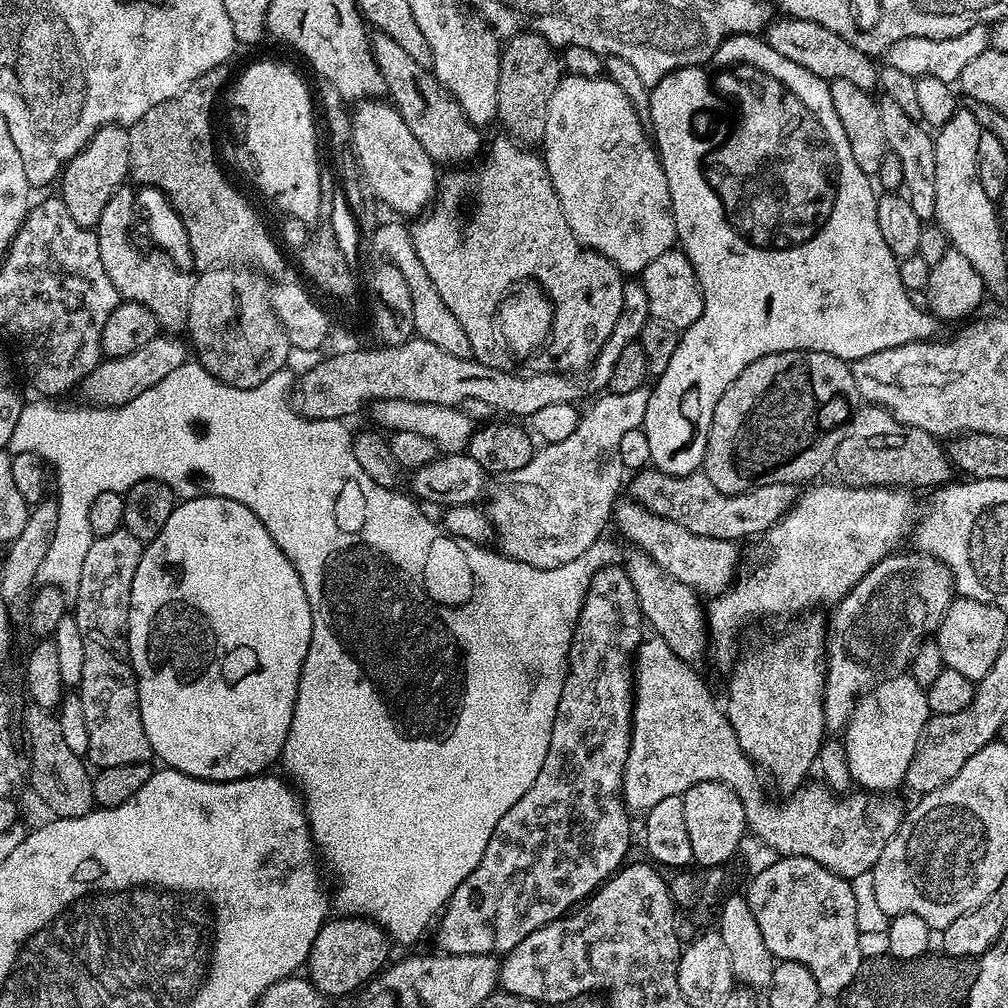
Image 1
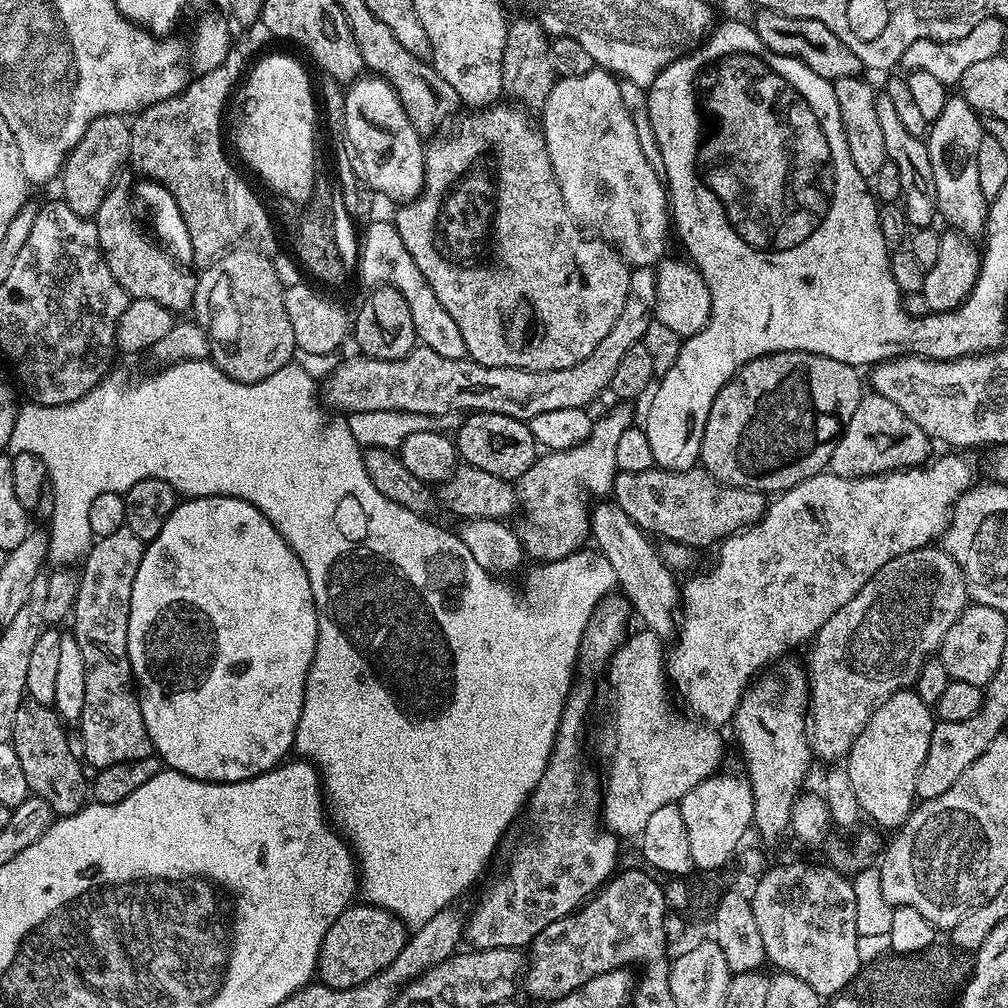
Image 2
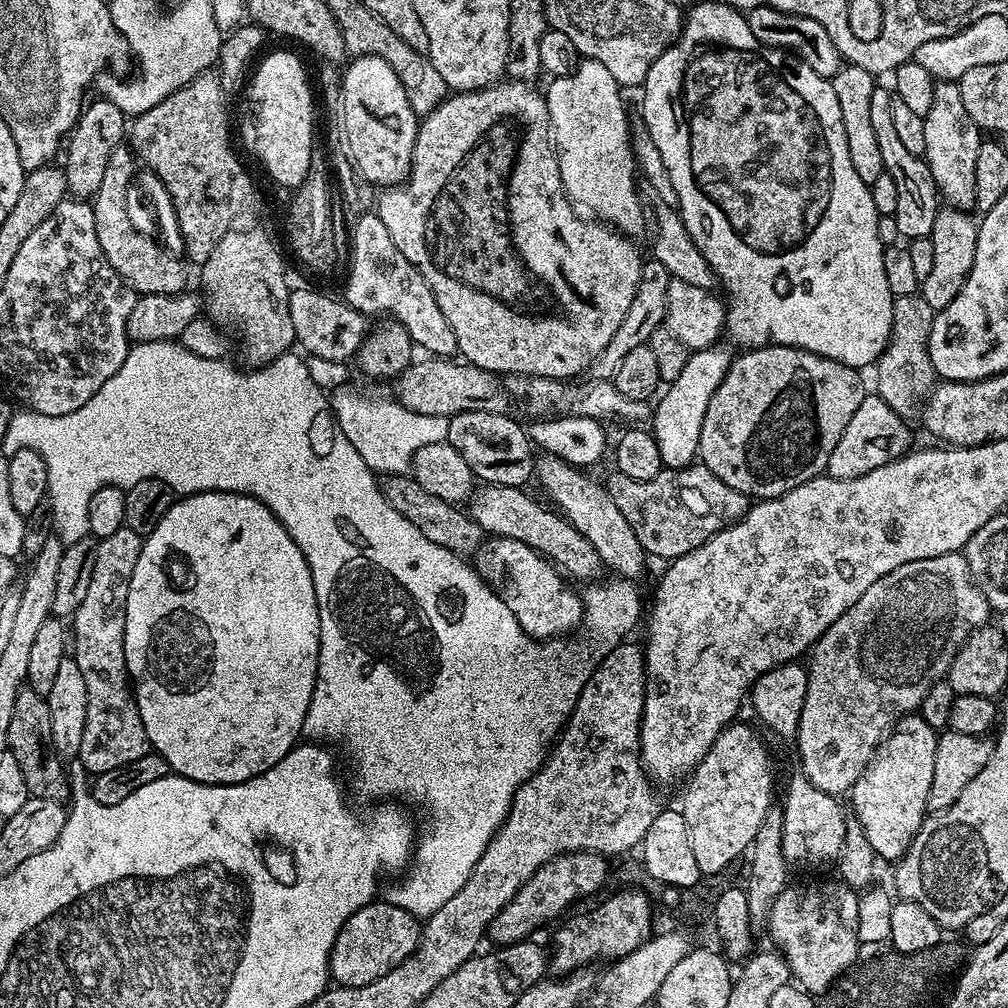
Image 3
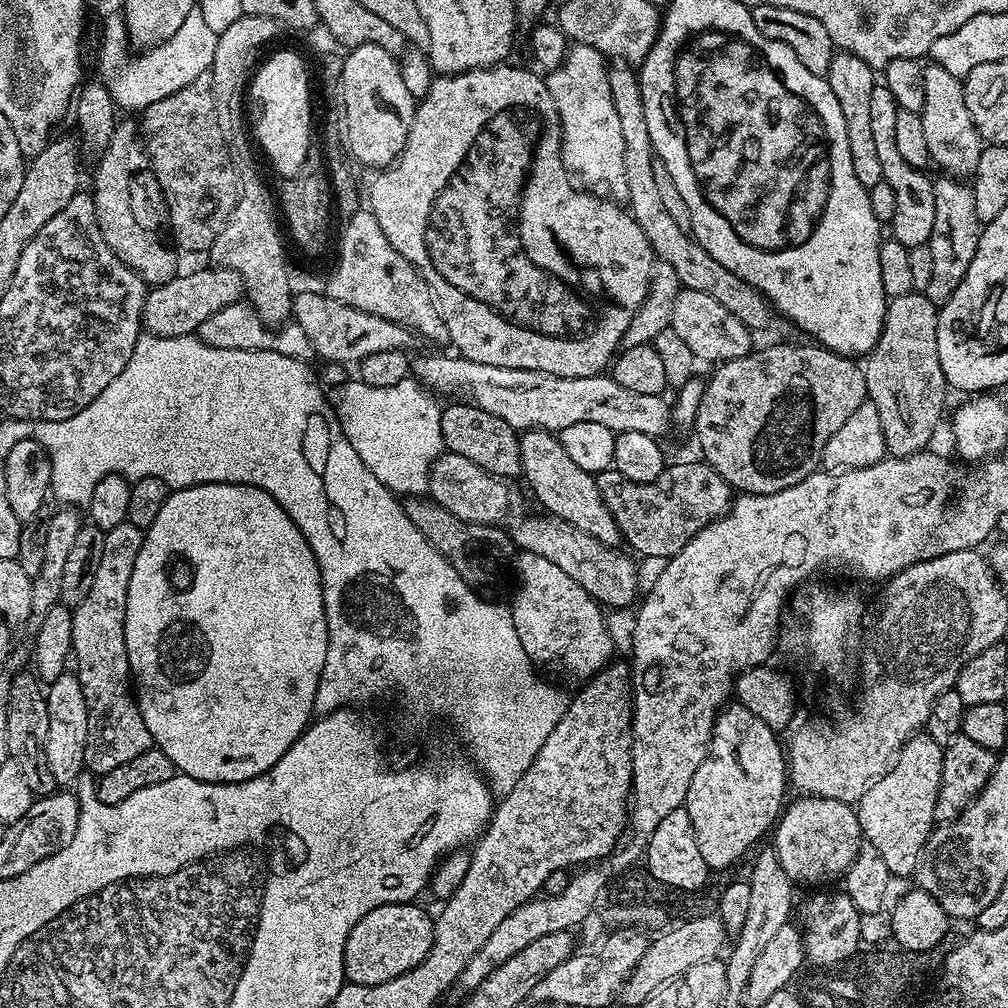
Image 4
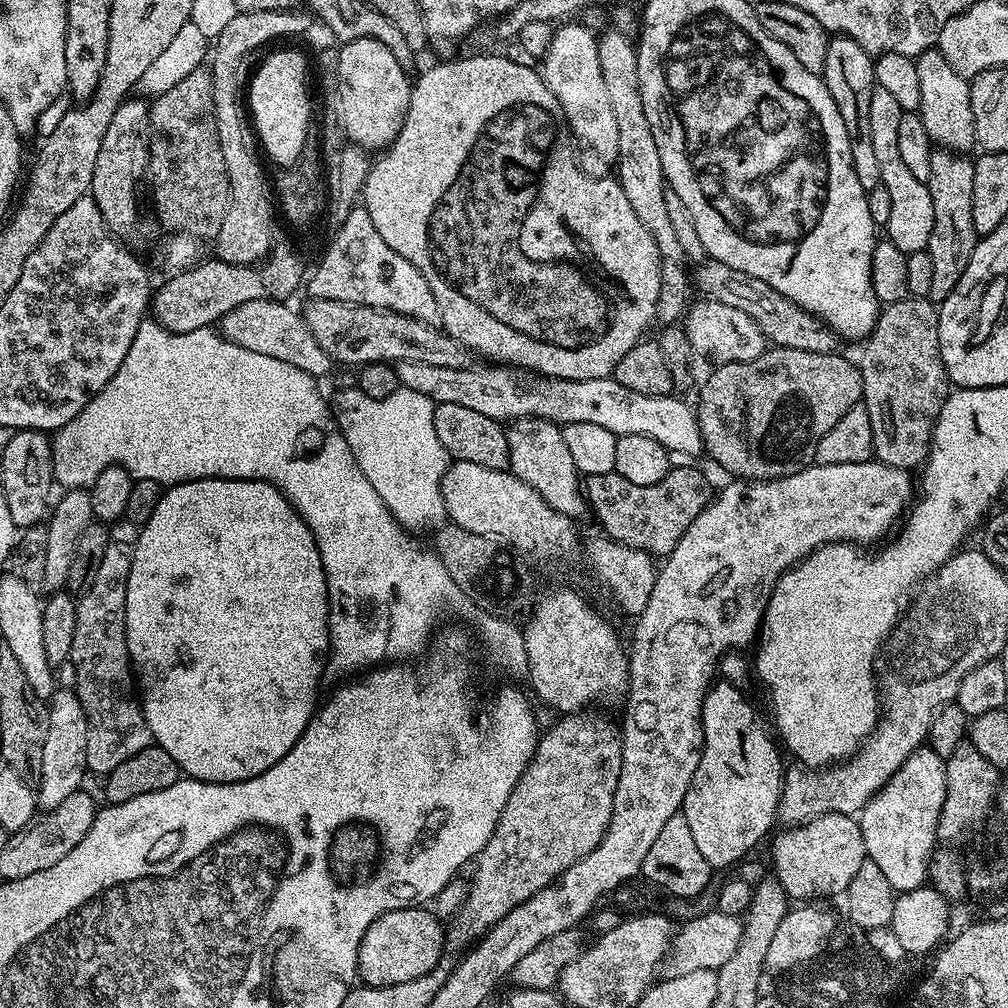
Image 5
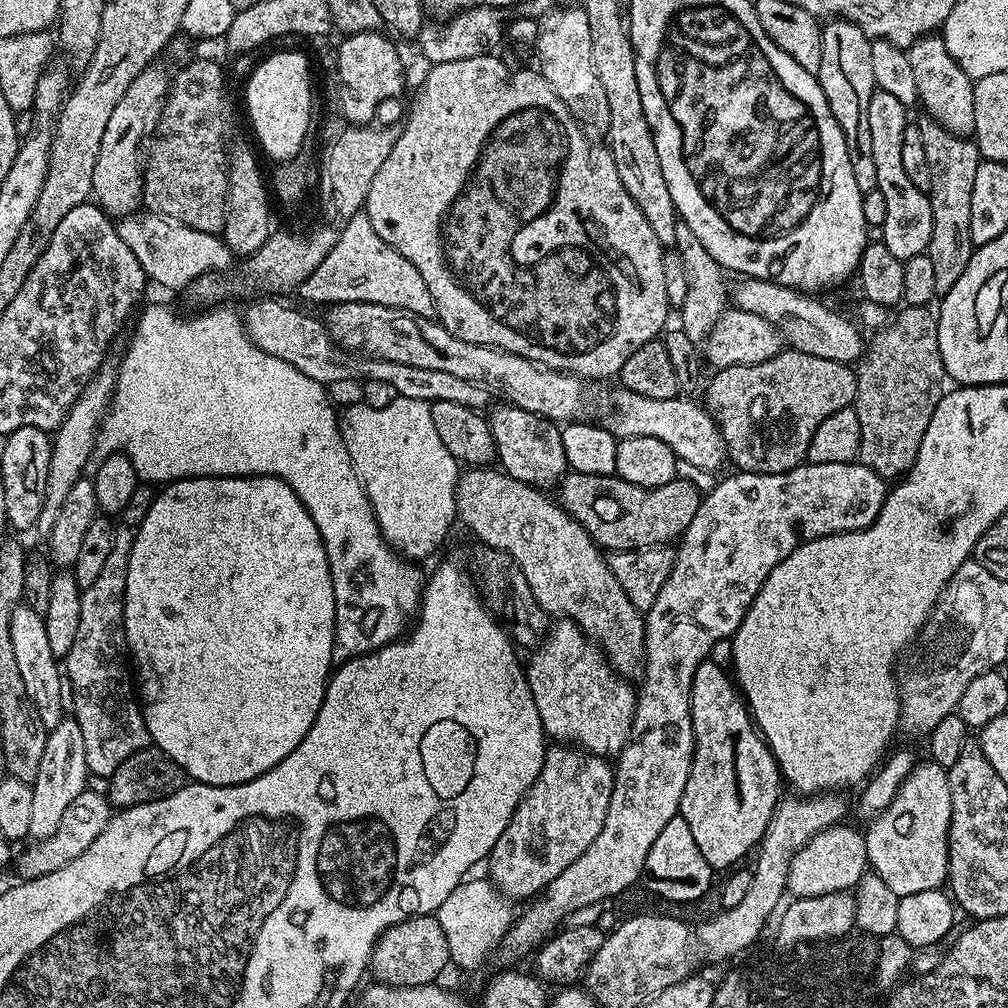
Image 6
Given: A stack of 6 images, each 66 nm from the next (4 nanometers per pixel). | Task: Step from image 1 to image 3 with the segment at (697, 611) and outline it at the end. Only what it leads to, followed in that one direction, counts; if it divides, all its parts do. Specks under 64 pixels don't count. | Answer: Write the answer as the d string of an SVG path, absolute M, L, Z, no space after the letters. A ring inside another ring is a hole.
M547 454L541 455L534 464L535 479L540 479L545 494L553 500L551 503L559 509L564 519L571 522L574 530L578 530L578 534L582 534L590 546L594 546L601 565L605 569L613 568L616 571L613 573L620 578L645 575L646 553L635 537L630 522L626 522L622 510L618 510L614 498L610 498L607 487L601 481L599 484L598 481L591 480L584 472L587 471L575 464L567 464L562 458Z

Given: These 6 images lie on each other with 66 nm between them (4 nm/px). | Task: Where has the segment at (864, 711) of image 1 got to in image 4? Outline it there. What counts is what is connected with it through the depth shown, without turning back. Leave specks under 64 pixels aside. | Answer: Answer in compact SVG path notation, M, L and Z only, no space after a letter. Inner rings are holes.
M921 730L902 746L892 769L869 786L858 801L855 811L863 839L882 854L882 862L886 862L893 877L911 877L916 871L920 852L936 820L934 802L938 802L943 761L944 745L934 742L927 731Z

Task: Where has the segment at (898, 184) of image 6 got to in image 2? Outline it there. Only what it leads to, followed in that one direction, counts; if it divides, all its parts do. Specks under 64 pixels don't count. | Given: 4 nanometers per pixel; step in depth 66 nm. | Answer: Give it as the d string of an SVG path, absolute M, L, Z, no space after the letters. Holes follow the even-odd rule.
M887 94L876 97L878 106L878 123L882 125L882 135L886 141L886 154L889 161L898 166L898 178L902 178L902 190L900 200L907 223L913 229L931 228L937 219L936 183L934 182L934 170L930 170L930 154L927 143L921 137L910 134L906 126L902 126L898 113L894 111L894 102L890 102Z

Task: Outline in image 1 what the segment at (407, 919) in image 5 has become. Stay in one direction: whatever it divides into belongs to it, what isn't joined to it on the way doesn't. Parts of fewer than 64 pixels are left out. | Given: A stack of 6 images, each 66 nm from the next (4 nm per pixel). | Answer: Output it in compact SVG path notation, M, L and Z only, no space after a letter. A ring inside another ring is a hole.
M336 916L325 921L310 948L304 965L306 978L319 990L320 994L344 996L359 991L379 973L389 961L390 938L387 932L372 920L364 917Z

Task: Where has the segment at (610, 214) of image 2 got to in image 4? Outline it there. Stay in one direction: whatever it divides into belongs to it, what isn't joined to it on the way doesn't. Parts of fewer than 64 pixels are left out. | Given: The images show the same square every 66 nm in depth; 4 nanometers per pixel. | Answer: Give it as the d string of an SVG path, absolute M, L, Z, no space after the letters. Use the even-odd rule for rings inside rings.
M573 43L562 66L546 76L550 98L554 98L554 106L558 106L560 153L564 167L588 190L600 190L615 176L617 179L624 167L622 129L610 94L608 69L606 57L594 50L594 46Z

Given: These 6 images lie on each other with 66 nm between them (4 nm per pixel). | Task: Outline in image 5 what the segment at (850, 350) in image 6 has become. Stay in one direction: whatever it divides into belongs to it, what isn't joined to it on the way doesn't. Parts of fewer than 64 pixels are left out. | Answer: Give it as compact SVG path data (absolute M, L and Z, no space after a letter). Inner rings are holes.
M704 258L695 266L694 284L700 287L701 297L723 302L725 306L734 306L734 310L742 310L746 318L750 318L760 327L763 339L778 348L804 350L810 354L826 354L836 352L838 337L827 324L782 294L774 290L774 286L766 286L762 278L750 278L750 274L742 274L742 270L734 270L734 266L726 266L726 262L718 262Z

